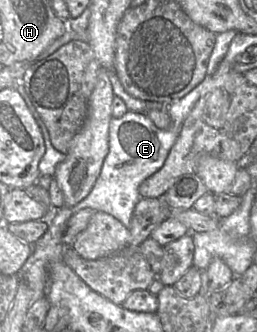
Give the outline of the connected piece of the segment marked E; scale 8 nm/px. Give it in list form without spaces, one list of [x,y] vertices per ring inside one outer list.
[[[207,74],[205,79],[188,94],[167,107],[171,123],[166,130],[159,129],[144,113],[128,110],[123,117],[112,117],[109,125],[109,152],[91,192],[74,207],[64,206],[59,209],[58,216],[69,218],[82,209],[91,208],[112,215],[129,228],[135,206],[141,199],[139,186],[164,165],[171,148],[177,141],[185,119],[199,98],[205,94],[210,78],[211,76]]]

